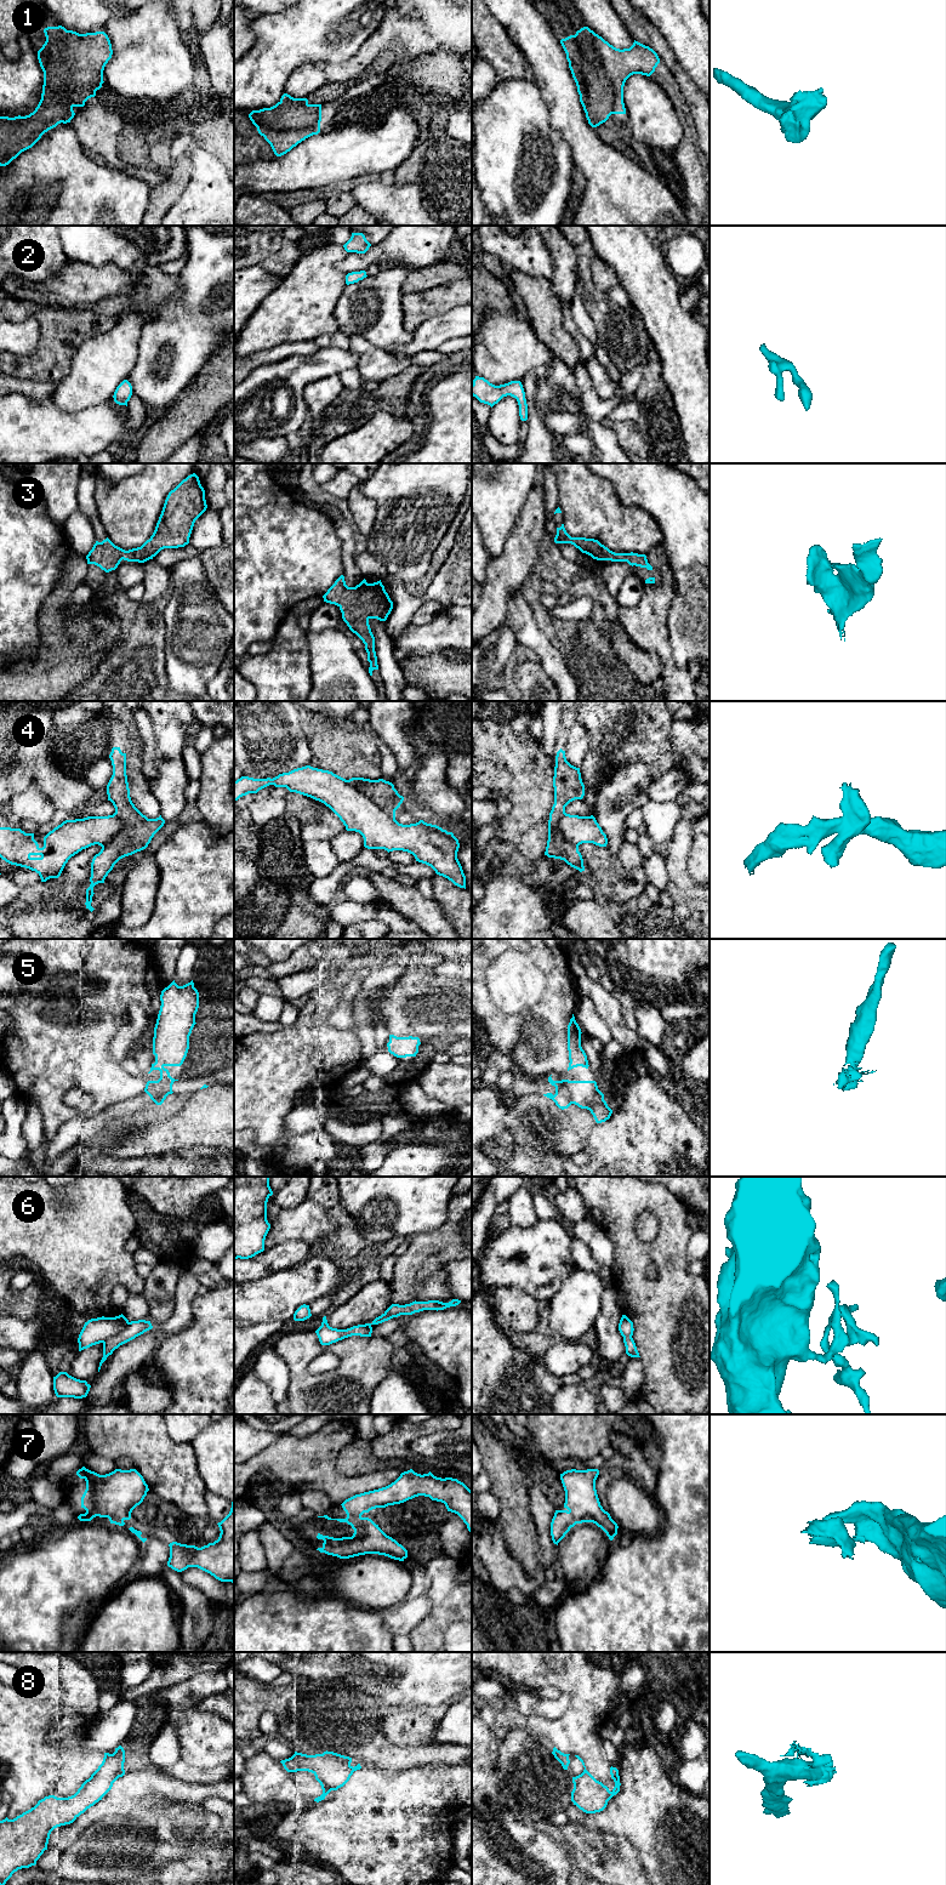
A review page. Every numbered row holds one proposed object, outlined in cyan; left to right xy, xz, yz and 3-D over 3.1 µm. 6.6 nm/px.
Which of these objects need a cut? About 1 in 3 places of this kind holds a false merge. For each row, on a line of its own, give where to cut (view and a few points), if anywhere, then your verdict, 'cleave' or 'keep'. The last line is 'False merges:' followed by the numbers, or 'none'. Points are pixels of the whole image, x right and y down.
1: cut yz (575, 34), (587, 91), (585, 112), (609, 115); cleave
2: cut none; keep
3: cut none; keep
4: cut xz (347, 780), (381, 807), (394, 810); cleave
5: cut none; keep
6: cut xy (129, 1322), (121, 1331), (102, 1342); cleave
7: cut none; keep
8: cut none; keep
False merges: 1, 4, 6

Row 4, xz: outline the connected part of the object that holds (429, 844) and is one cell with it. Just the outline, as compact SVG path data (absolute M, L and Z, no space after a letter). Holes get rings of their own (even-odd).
M310 765L279 774L273 779L241 776L234 781L234 801L249 793L257 793L269 785L286 787L290 792L296 792L324 803L340 818L347 831L355 831L363 836L365 848L384 849L388 853L393 850L408 852L415 856L416 861L431 866L437 875L466 889L466 876L457 859L460 843L452 832L448 832L437 825L427 824L423 820L410 825L399 824L395 820L395 810L381 808L357 787L352 786L348 780L332 771Z

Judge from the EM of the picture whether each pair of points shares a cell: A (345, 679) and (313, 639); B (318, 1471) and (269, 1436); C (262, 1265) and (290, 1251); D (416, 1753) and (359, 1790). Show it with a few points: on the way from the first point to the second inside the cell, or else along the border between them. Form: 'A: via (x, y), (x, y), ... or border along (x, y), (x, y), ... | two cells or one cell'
A: via (337, 670), (334, 660), (323, 649) | one cell
B: border along (281, 1435), (252, 1458) | two cells
C: via (269, 1260), (283, 1256) | one cell
D: border along (363, 1760), (393, 1771), (417, 1769) | two cells

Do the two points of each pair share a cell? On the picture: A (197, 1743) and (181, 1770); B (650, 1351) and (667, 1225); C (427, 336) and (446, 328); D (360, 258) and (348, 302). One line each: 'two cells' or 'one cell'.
A: two cells
B: one cell
C: one cell
D: two cells

